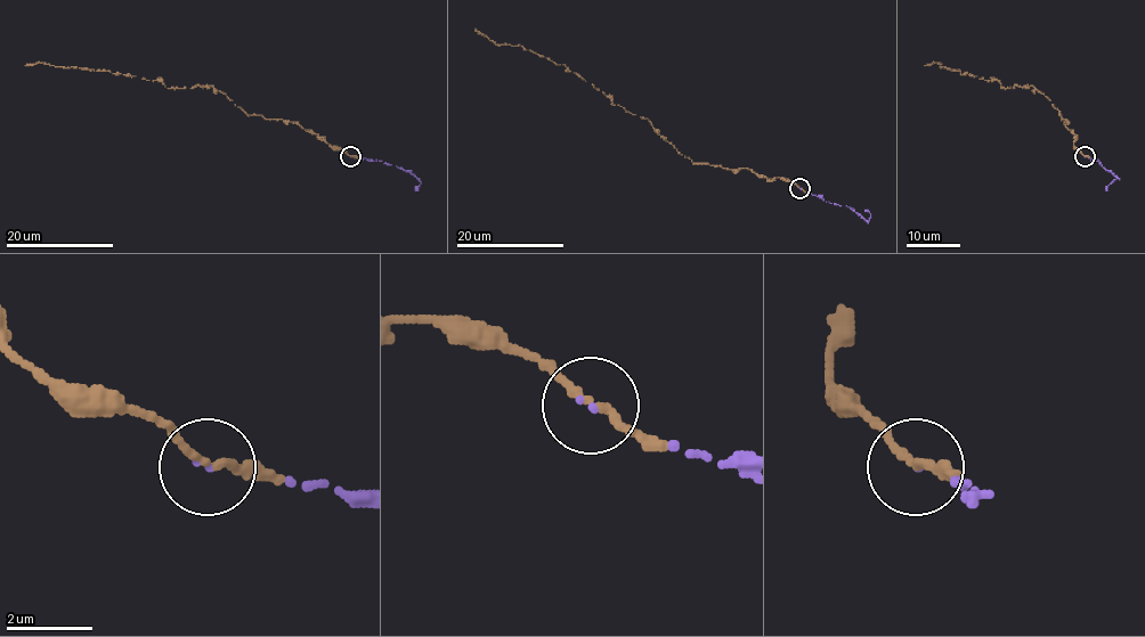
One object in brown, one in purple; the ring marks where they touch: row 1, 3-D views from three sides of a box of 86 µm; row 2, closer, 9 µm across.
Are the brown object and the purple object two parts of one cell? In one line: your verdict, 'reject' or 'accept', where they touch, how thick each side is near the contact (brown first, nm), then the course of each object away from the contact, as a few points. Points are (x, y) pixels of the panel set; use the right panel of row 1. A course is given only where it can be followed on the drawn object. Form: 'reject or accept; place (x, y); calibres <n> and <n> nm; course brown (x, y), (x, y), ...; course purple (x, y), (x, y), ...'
accept; place (1085, 156); calibres 200 and 90 nm; course brown (1085, 156), (1065, 119), (1032, 86), (1000, 88), (997, 80), (924, 65); course purple (1085, 156), (1098, 161), (1117, 178), (1107, 190)

